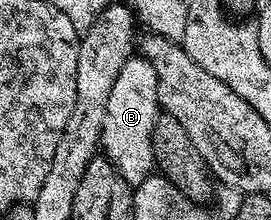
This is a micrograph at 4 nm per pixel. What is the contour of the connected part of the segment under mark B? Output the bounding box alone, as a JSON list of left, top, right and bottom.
[100,55,160,186]

